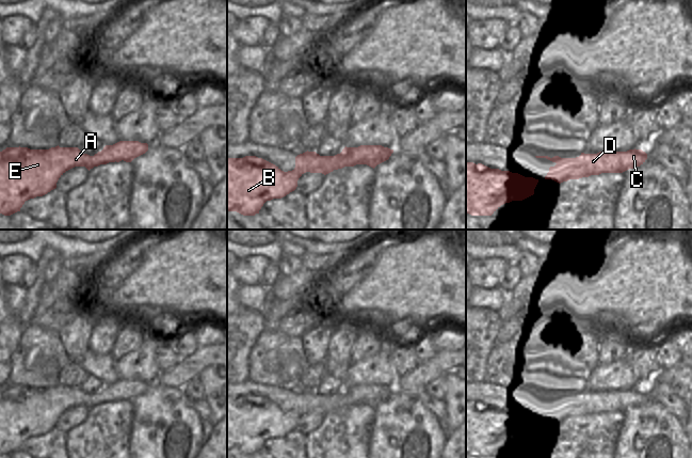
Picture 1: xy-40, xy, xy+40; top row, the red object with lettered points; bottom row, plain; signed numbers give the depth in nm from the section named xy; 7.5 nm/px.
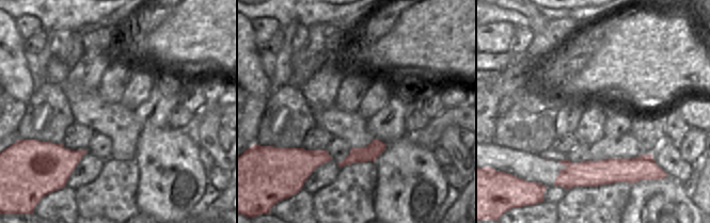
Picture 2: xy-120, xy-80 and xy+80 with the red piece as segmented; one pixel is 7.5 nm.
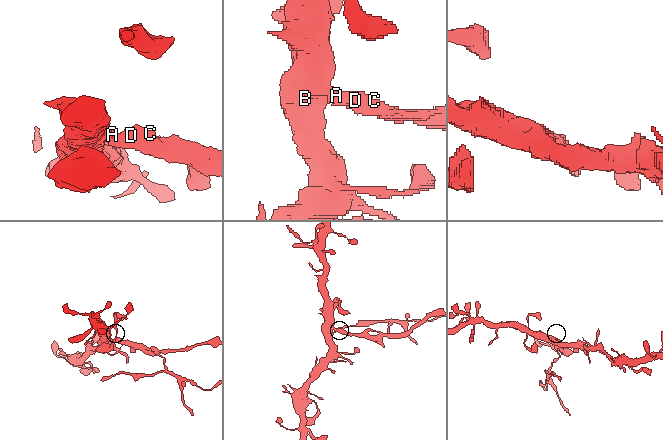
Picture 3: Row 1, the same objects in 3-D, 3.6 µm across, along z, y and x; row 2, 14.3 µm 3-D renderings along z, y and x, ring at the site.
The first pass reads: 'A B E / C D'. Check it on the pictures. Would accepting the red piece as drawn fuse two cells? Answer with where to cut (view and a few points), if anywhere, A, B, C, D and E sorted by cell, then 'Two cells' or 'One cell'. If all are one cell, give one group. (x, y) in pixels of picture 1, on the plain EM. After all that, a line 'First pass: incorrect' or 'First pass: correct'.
Split along xy (354, 400), (335, 408). Groups: A B E / C D. Two cells
First pass: correct

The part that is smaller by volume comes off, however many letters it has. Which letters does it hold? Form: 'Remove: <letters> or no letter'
Remove: C, D

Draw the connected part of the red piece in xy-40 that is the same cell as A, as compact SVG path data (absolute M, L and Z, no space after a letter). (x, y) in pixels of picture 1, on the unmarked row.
M6 386L0 391L0 453L11 455L26 440L43 436L57 427L59 417L75 406L85 406L88 410L94 406L115 401L101 396L101 391L94 395L83 393L78 386L51 386L49 389L30 389L28 386Z

